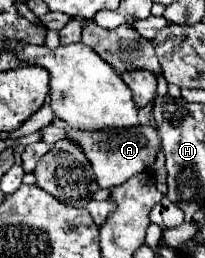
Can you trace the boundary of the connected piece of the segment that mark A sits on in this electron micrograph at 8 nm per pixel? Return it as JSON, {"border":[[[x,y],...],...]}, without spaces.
{"border":[[[137,124],[137,128],[109,128],[109,132],[77,132],[75,128],[65,126],[65,138],[73,140],[85,156],[89,156],[99,188],[119,186],[137,172],[149,170],[161,148],[157,130],[147,124]]]}

